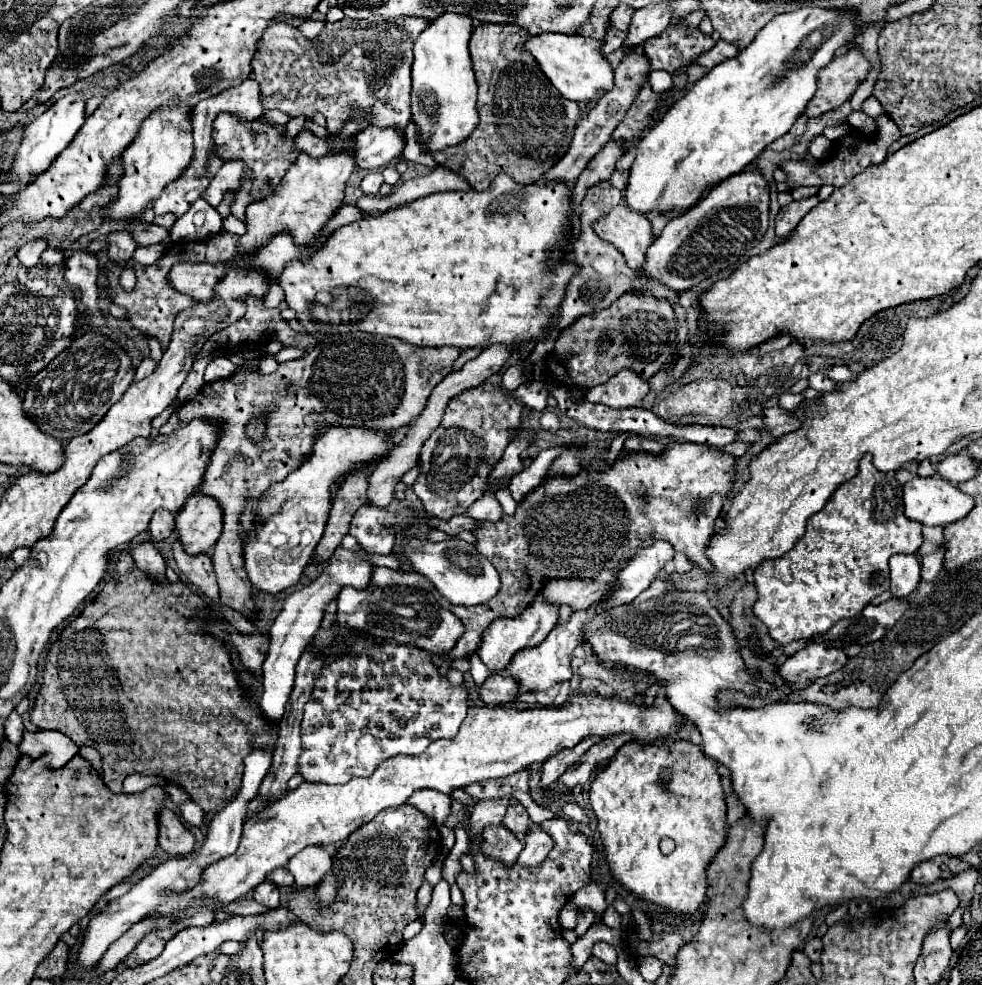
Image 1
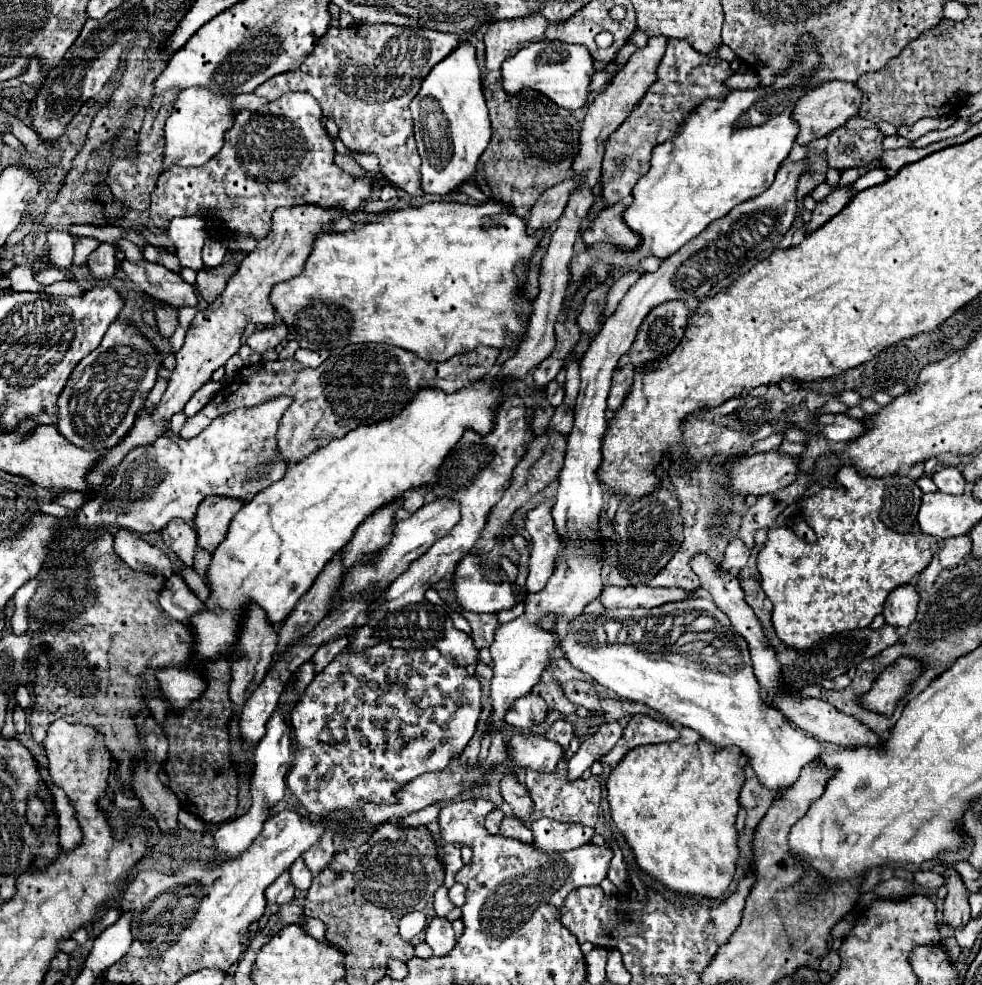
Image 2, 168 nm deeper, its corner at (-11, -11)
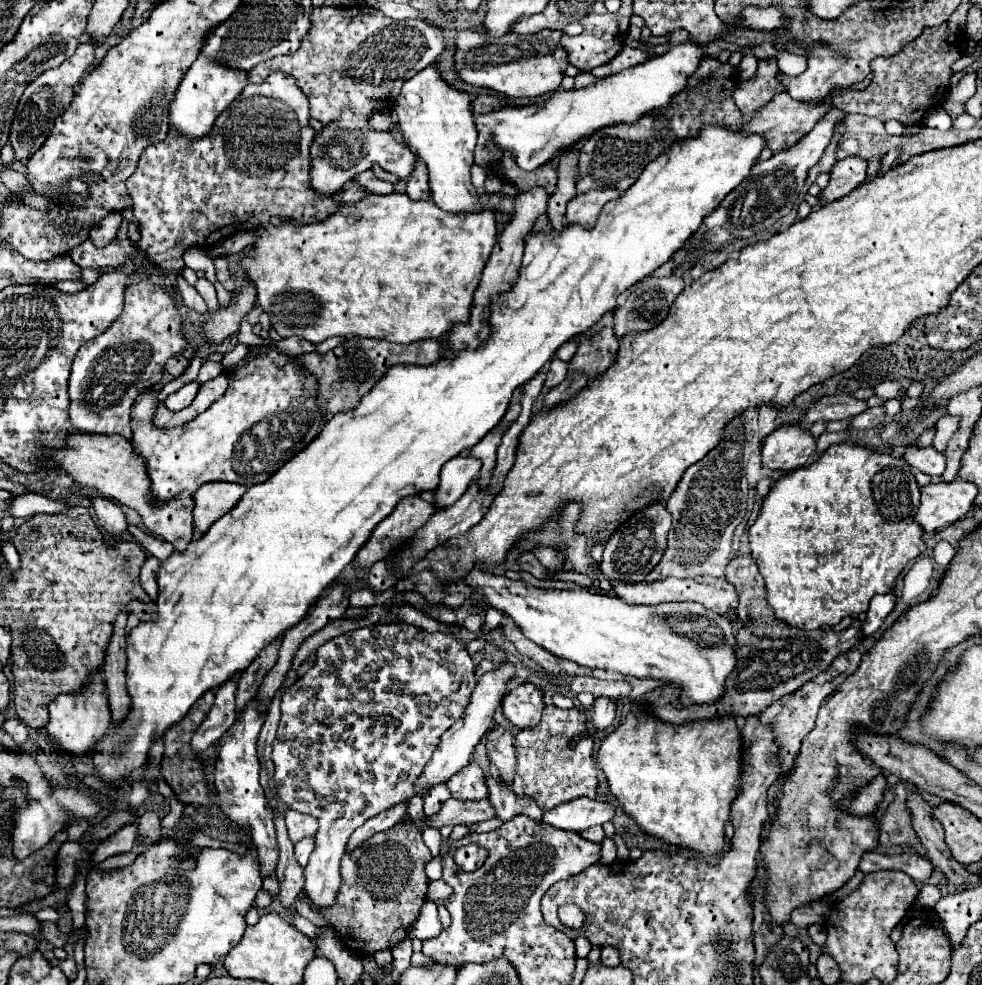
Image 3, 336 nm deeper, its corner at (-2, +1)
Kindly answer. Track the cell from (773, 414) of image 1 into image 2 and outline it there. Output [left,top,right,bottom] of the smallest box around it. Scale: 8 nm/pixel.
[818,414,866,444]

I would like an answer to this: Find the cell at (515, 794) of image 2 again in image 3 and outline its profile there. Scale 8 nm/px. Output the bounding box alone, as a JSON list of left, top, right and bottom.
[487,726,515,786]

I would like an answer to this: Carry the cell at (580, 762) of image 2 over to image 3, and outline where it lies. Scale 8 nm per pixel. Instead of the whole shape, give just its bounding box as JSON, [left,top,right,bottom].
[593,698,617,730]

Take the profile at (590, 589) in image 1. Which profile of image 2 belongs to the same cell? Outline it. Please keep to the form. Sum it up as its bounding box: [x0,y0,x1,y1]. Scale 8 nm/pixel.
[600,586,696,608]

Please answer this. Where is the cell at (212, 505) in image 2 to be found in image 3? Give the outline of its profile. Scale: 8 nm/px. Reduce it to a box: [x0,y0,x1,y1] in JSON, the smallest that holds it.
[195,482,245,534]

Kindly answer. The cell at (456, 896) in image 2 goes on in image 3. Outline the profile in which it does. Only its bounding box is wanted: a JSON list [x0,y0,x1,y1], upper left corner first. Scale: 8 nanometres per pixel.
[429,880,453,902]

